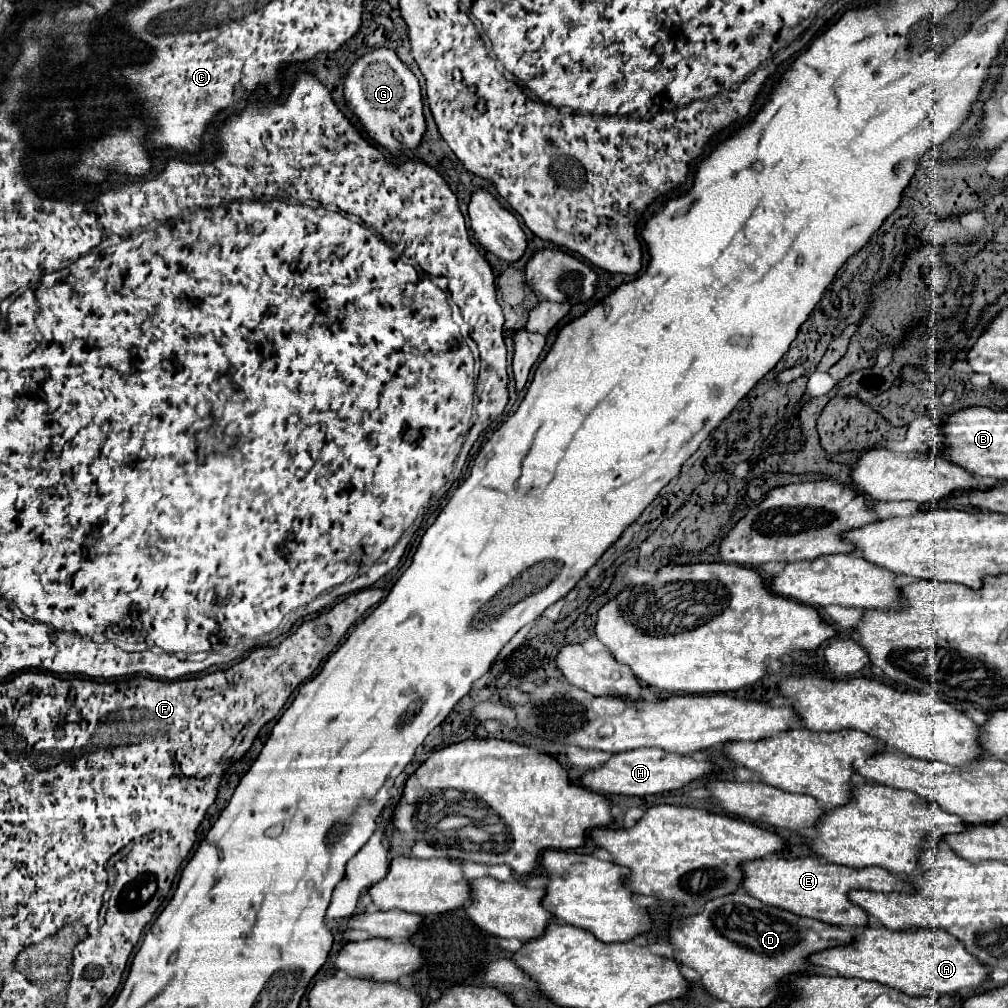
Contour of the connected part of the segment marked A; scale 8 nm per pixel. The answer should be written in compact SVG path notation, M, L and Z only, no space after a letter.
M864 925L854 929L852 933L854 941L850 945L838 945L812 953L808 961L812 965L838 971L840 977L872 979L912 997L928 993L936 995L958 991L970 993L978 989L988 975L986 967L974 955L970 955L956 937L952 937L946 931L932 931L932 929L890 931L884 925L880 927Z

